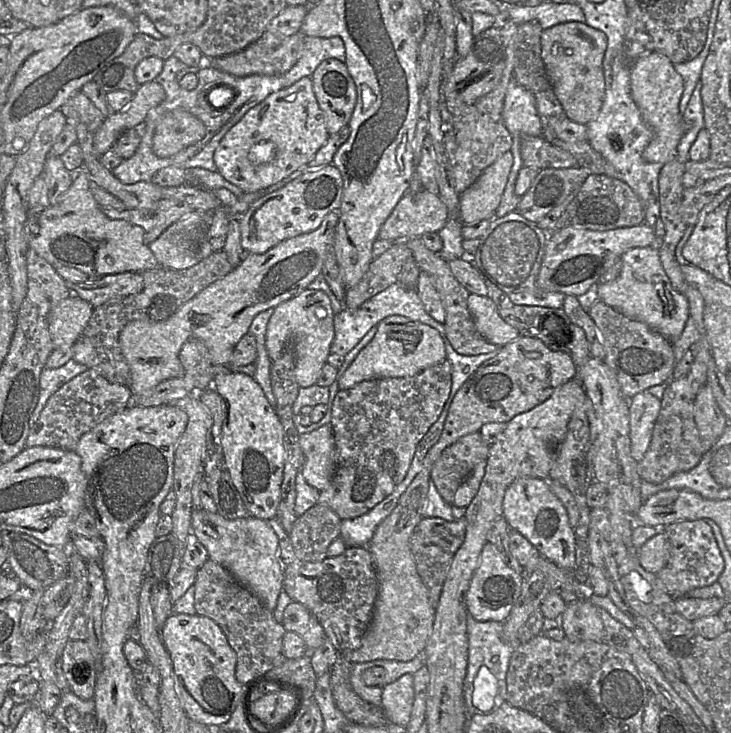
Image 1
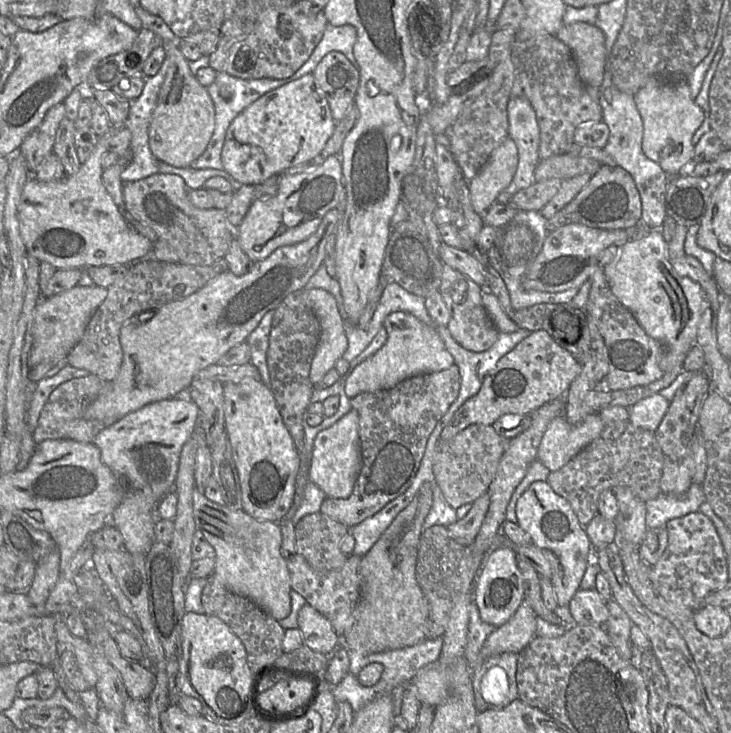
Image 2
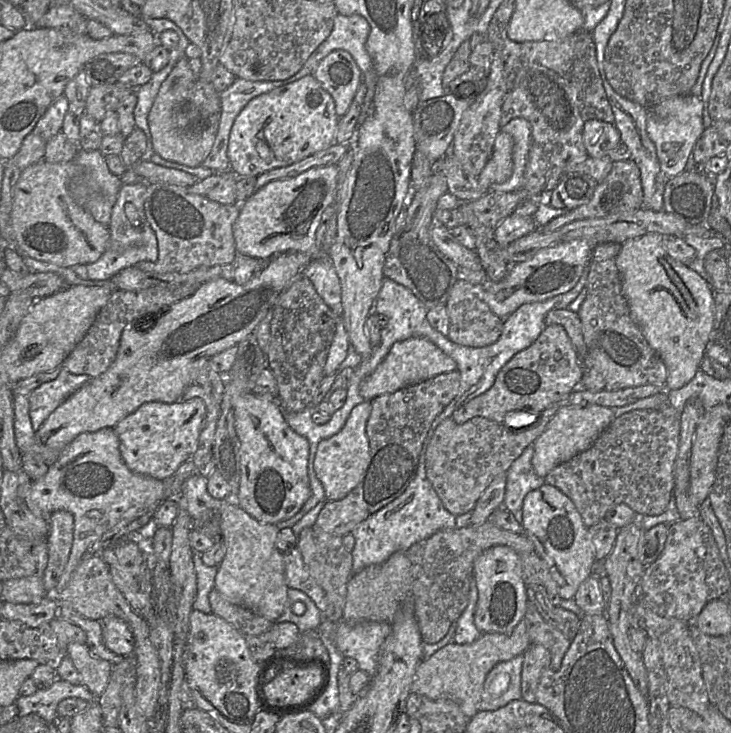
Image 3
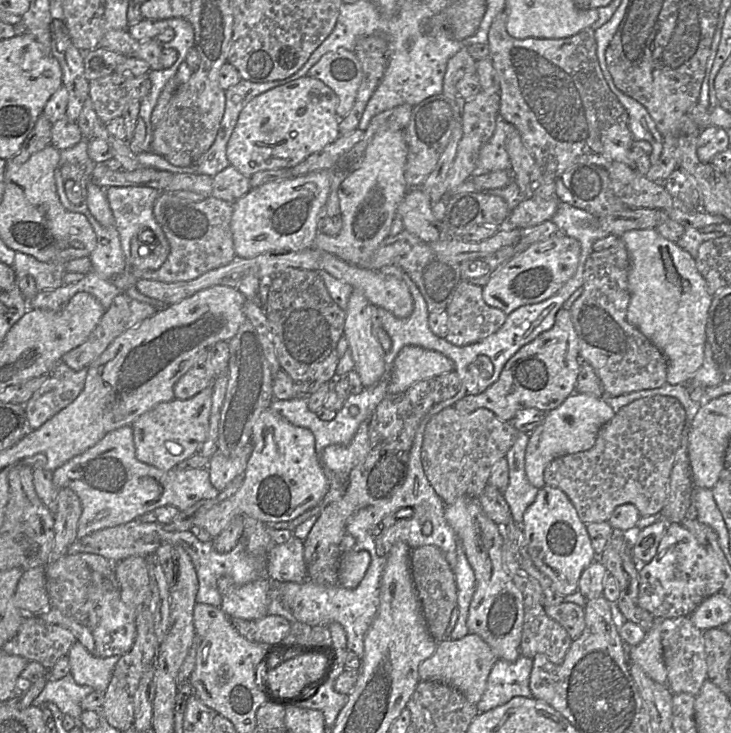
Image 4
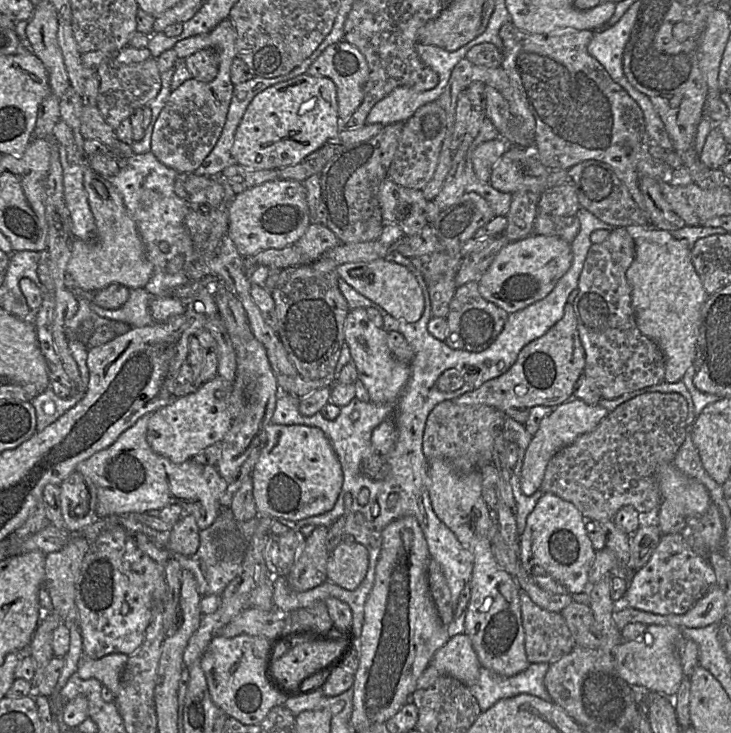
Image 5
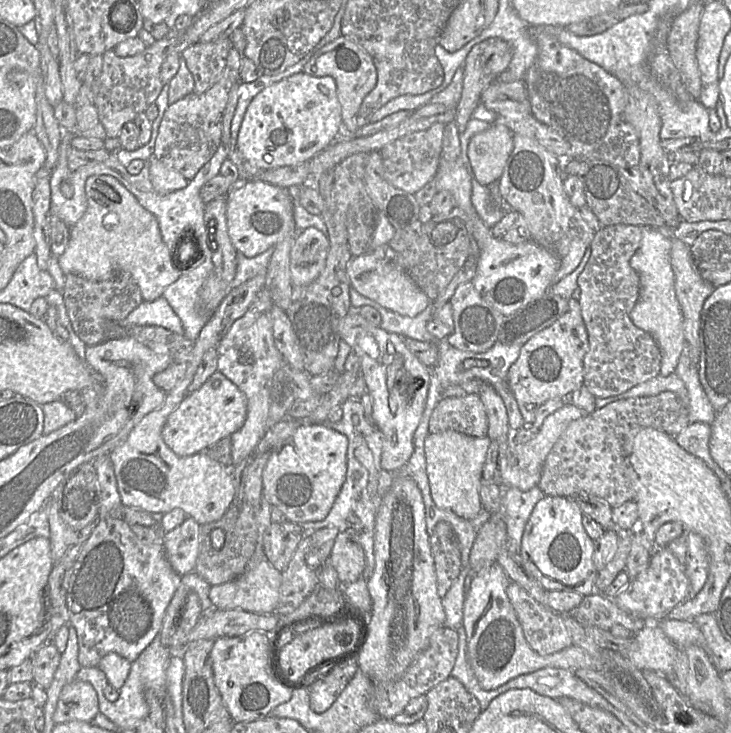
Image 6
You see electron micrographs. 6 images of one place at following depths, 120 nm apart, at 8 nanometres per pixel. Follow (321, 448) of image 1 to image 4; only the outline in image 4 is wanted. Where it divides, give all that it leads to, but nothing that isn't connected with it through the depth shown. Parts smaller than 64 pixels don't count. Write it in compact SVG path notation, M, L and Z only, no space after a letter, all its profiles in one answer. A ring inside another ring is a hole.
M369 419L359 425L347 445L333 444L324 448L321 463L345 482L351 471L366 457L369 450Z

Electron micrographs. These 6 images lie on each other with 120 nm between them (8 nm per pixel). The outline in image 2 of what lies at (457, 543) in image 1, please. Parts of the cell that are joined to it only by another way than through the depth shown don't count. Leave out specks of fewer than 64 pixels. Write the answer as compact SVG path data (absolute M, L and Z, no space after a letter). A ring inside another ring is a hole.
M485 492L472 503L471 510L463 519L446 526L449 536L461 545L471 545L480 530L489 504L490 498Z

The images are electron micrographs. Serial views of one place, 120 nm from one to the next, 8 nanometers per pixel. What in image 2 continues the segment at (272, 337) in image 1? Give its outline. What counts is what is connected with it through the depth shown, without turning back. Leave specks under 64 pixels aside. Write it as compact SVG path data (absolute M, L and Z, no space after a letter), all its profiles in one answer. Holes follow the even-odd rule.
M315 288L298 292L301 301L317 316L321 328L309 374L310 381L316 385L347 350L344 320L340 317L335 298L326 290Z

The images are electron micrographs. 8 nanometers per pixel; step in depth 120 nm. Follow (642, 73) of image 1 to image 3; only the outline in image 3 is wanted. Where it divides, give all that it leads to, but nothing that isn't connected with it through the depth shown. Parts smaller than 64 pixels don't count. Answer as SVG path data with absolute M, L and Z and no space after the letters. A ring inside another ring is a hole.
M693 94L672 97L647 109L646 131L654 143L662 173L675 177L690 167L692 150L704 131L703 102Z

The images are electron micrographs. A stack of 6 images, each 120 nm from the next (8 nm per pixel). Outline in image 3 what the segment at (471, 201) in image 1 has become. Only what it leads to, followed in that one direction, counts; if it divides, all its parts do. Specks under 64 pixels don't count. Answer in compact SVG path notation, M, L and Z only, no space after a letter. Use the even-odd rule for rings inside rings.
M500 131L494 140L492 153L477 176L479 186L486 193L492 184L501 184L509 179L513 170L513 138Z

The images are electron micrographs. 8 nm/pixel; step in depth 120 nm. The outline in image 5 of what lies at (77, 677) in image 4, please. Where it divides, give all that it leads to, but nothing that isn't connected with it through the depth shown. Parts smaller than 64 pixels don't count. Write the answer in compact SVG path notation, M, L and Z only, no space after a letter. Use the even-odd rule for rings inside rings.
M111 653L102 658L92 659L85 654L78 662L76 673L82 679L95 678L114 694L119 689L120 676L129 655Z

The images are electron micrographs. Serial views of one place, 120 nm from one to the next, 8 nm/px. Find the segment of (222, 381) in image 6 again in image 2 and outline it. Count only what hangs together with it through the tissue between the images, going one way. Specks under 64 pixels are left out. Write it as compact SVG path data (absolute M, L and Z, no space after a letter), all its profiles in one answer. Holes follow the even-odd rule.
M171 398L171 399L160 400L153 403L149 403L138 410L135 410L133 412L126 414L125 416L123 416L122 418L117 420L113 424L101 430L93 439L92 442L100 449L102 462L112 470L112 472L115 474L118 482L120 483L122 487L122 500L112 514L110 525L117 528L119 532L121 533L123 537L123 550L130 553L141 553L141 554L146 555L151 545L155 542L154 540L155 509L158 503L160 502L160 500L169 491L173 491L182 447L190 438L194 430L199 426L199 422L200 422L200 410L192 400Z

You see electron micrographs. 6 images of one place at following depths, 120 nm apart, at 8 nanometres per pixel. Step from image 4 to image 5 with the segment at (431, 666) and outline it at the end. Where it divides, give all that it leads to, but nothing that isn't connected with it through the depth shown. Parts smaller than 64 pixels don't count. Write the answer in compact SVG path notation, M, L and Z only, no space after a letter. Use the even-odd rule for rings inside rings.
M465 633L449 637L449 640L433 656L430 665L442 675L449 675L467 687L474 685L480 675L481 664Z

